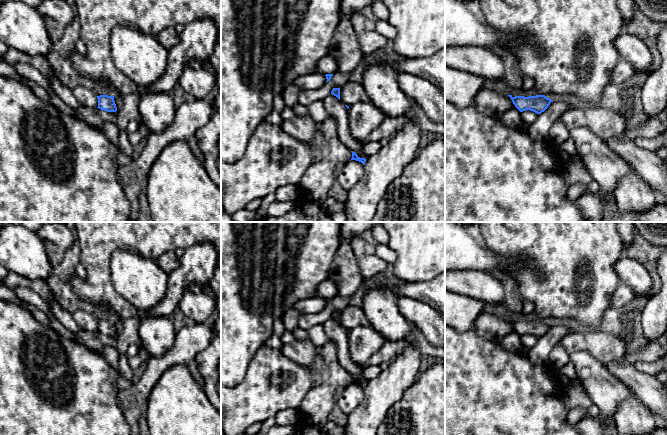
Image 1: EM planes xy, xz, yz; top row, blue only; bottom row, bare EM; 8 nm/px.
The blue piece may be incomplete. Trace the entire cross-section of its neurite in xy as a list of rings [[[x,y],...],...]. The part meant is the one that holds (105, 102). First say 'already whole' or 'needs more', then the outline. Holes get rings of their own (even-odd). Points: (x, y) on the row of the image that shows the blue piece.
already whole | [[[100,95],[97,96],[98,99],[98,107],[101,110],[105,110],[107,112],[116,112],[117,107],[114,101],[114,96],[108,95]]]

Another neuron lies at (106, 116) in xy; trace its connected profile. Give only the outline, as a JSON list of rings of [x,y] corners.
[[[97,109],[98,115],[102,118],[104,122],[116,122],[117,121],[117,111],[116,112],[107,112],[105,110]]]

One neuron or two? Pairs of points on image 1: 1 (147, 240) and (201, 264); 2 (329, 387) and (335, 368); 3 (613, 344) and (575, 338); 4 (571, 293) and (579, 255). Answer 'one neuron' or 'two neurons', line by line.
1: two neurons
2: one neuron
3: one neuron
4: one neuron

